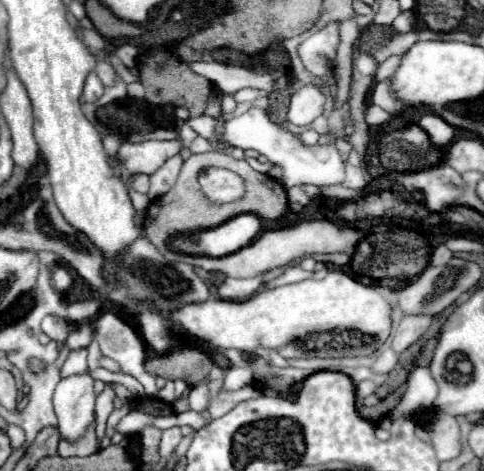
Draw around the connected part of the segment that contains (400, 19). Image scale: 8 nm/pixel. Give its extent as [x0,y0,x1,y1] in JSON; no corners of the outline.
[391,12,415,34]

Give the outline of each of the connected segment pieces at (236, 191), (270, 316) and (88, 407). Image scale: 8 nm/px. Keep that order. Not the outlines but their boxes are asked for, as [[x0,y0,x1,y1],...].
[[199,168,245,204],[171,270,391,358],[53,372,95,440]]

